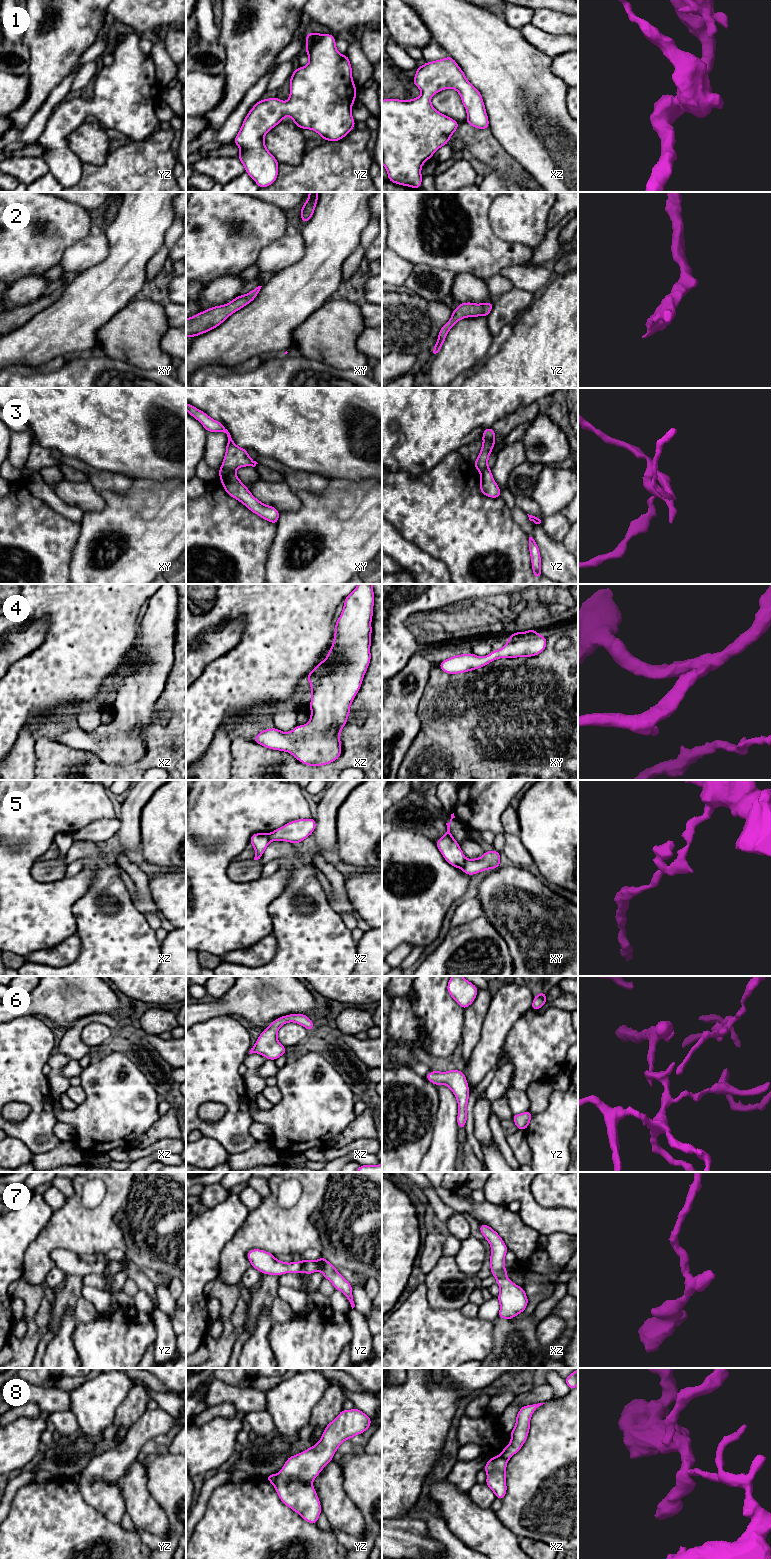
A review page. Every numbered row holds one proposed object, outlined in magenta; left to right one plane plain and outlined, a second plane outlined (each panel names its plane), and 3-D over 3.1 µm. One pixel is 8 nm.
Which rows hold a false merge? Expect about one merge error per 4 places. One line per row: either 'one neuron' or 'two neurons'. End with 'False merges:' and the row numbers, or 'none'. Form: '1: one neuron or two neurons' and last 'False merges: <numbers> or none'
1: one neuron
2: one neuron
3: two neurons
4: one neuron
5: two neurons
6: one neuron
7: one neuron
8: two neurons
False merges: 3, 5, 8

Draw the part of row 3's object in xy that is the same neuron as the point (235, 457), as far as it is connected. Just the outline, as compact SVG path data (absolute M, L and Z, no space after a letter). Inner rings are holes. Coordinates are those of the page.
M186 403L186 410L192 417L198 420L208 432L224 432L227 434L228 443L221 468L235 472L235 470L240 467L255 467L258 464L249 457L246 449L240 448L234 443L230 433L222 423L212 419L205 412L191 404Z

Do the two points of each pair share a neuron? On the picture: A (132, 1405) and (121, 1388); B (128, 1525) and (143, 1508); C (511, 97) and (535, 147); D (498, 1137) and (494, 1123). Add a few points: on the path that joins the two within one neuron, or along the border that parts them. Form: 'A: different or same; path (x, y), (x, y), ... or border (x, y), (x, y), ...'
A: different; border (133, 1385), (116, 1409), (114, 1415)
B: different; border (126, 1511), (135, 1528)
C: same; path (519, 109), (520, 120), (529, 135)
D: same; path (498, 1134), (495, 1126)

